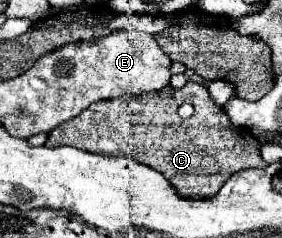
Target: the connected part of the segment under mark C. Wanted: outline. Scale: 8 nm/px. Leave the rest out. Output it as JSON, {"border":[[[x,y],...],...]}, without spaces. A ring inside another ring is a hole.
{"border":[[[188,81],[182,89],[160,89],[158,93],[122,95],[92,103],[78,117],[58,125],[48,133],[46,147],[72,145],[108,157],[134,157],[156,169],[182,197],[210,197],[234,173],[248,167],[266,167],[260,157],[260,143],[248,129],[234,127],[224,109],[214,105],[206,85]],[[190,103],[194,113],[188,119],[178,115],[178,107]]]}

